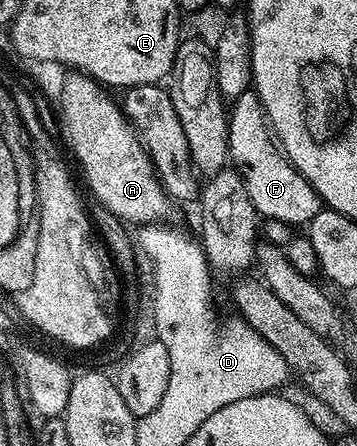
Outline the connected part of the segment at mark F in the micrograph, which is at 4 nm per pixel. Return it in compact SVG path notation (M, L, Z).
M248 88L233 100L229 106L228 116L230 126L228 127L228 143L230 144L230 161L233 168L238 170L239 175L244 179L244 187L248 187L248 199L252 199L252 207L258 212L259 218L266 221L279 221L288 227L294 225L309 226L311 219L323 209L318 192L296 171L296 167L282 152L277 140L272 136L272 130L266 119L266 112L260 103L258 94L253 88Z

